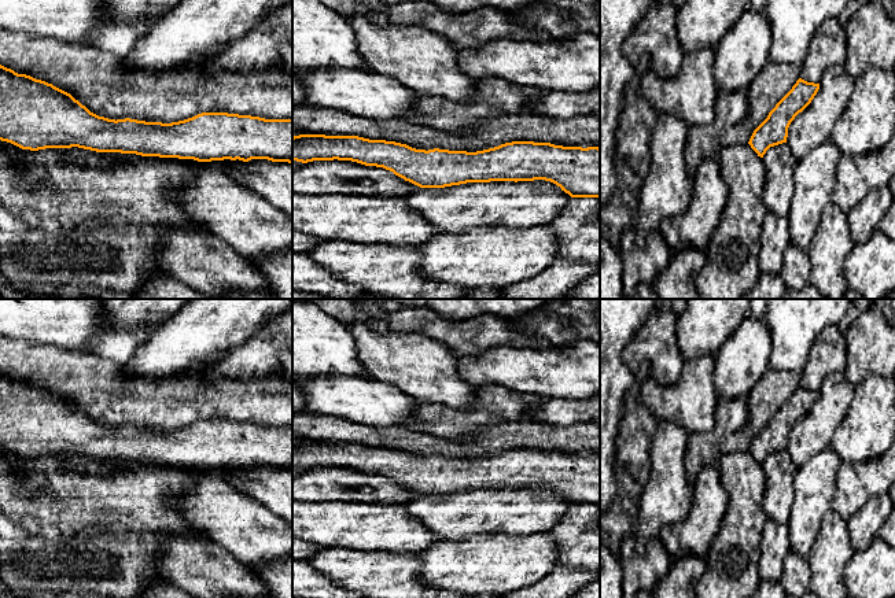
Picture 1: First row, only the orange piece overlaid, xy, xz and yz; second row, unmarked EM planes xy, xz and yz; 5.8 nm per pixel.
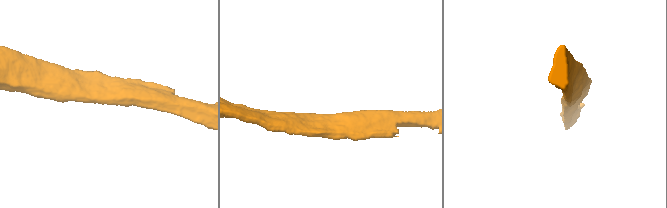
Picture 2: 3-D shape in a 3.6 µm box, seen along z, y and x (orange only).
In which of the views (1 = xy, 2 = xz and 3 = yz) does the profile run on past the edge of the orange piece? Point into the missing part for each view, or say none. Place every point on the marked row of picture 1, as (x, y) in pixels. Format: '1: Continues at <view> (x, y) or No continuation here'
1: No continuation here
2: No continuation here
3: No continuation here

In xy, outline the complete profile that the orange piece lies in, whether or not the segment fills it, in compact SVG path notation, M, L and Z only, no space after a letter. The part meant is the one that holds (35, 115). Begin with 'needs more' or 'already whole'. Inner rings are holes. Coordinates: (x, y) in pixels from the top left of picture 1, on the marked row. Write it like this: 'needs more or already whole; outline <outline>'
already whole; outline M0 64L0 140L22 150L78 147L96 152L211 160L268 159L292 163L292 119L265 119L228 112L202 112L162 123L137 119L108 119L91 112L70 93L41 80L18 74Z

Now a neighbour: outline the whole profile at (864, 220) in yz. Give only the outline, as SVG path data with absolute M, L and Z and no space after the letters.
M888 185L868 195L847 214L848 229L854 244L865 244L879 229L880 222L894 203Z

